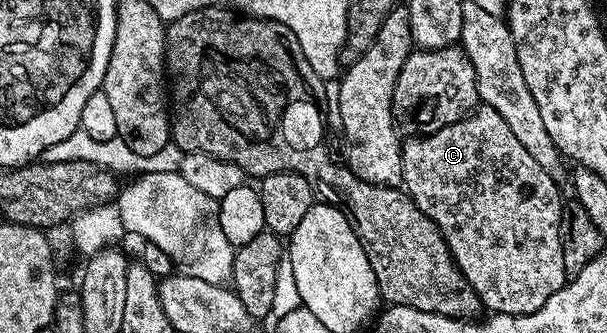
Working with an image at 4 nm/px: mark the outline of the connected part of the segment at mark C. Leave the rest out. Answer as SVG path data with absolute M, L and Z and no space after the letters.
M481 105L467 118L461 119L455 125L447 125L439 129L434 135L406 138L401 149L401 156L403 157L401 182L404 190L415 201L417 208L427 217L431 217L431 221L435 221L435 225L447 241L450 253L453 254L454 263L457 264L457 268L461 270L466 281L475 289L484 308L498 315L530 315L543 305L547 305L547 297L551 297L560 287L565 286L567 264L563 257L563 245L561 244L561 209L563 206L561 191L557 188L557 183L553 180L554 176L550 171L543 169L543 165L539 165L539 161L535 161L535 157L531 157L531 153L523 149L523 145L519 145L515 133L511 133L511 125L507 125L507 121L503 121L503 117L495 113L495 109Z

